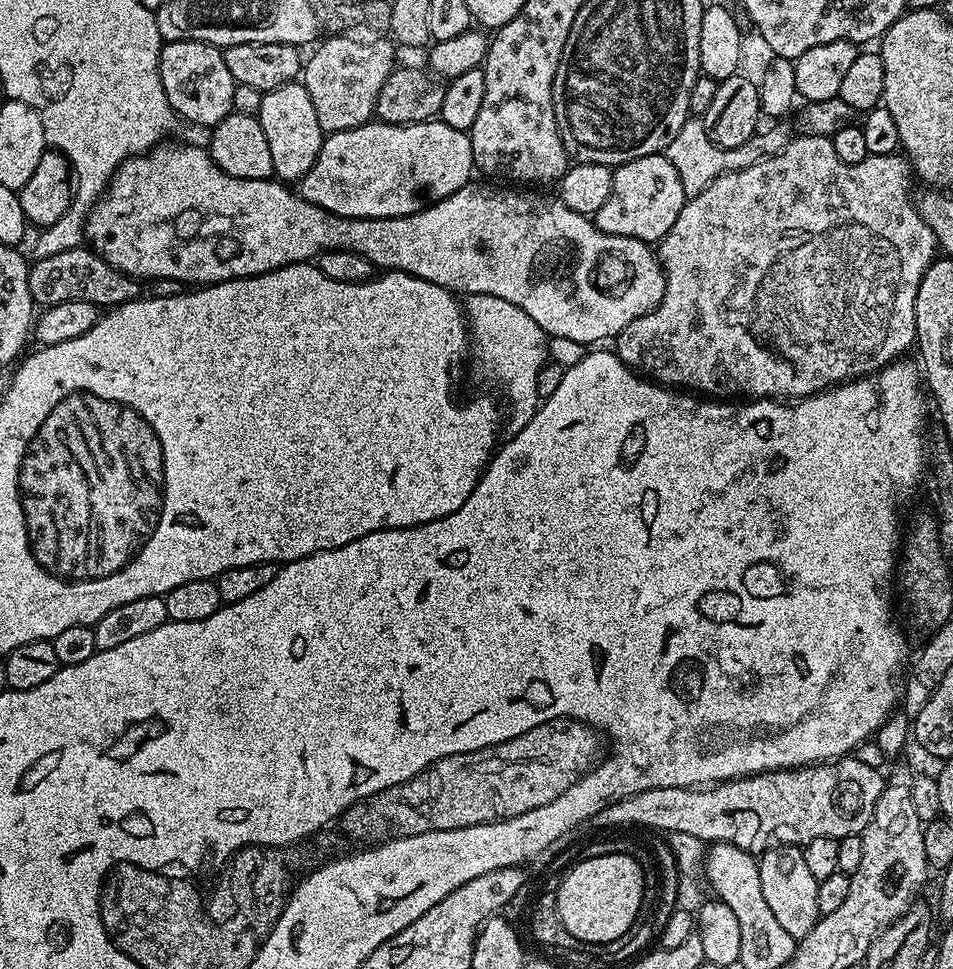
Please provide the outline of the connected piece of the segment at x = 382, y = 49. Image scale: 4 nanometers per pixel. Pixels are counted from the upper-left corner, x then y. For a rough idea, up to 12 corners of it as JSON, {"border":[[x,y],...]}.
{"border":[[332,34],[302,83],[325,134],[376,115],[398,64],[391,39]]}

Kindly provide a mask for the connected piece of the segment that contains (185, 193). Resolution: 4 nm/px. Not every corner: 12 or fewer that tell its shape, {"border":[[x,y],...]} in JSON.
{"border":[[207,147],[121,162],[84,221],[127,276],[211,286],[362,254],[611,341],[664,297],[642,240],[469,182],[340,217]]}

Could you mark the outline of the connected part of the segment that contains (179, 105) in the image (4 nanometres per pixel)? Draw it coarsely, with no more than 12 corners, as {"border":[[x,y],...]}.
{"border":[[197,40],[160,49],[177,117],[214,126],[232,111],[224,53]]}

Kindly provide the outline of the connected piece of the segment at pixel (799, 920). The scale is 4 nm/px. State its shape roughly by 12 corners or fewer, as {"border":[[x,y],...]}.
{"border":[[803,847],[759,853],[774,918],[796,941],[820,921]]}

